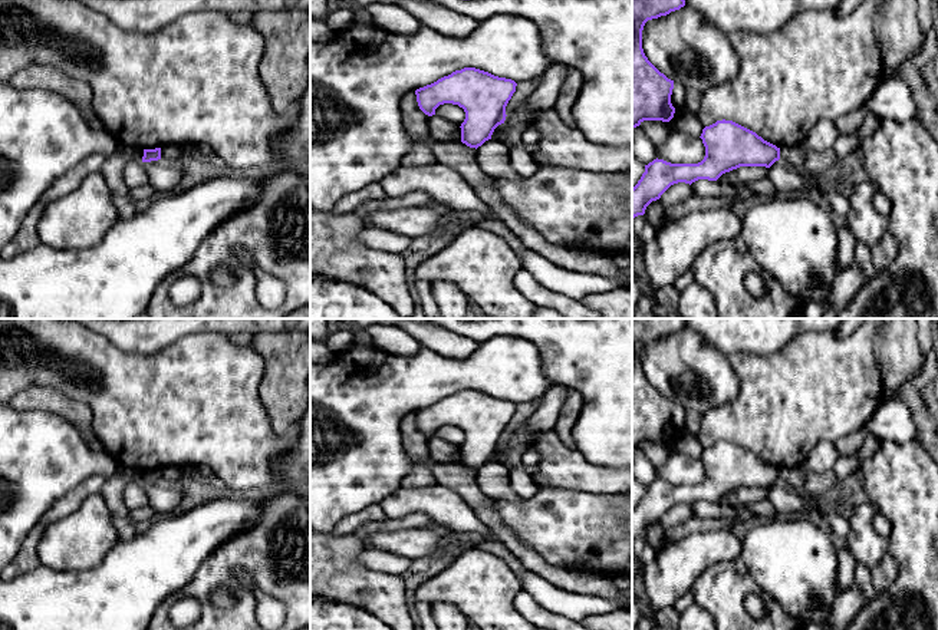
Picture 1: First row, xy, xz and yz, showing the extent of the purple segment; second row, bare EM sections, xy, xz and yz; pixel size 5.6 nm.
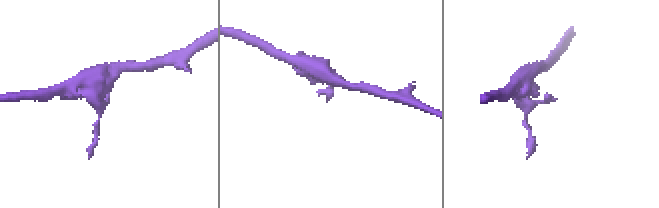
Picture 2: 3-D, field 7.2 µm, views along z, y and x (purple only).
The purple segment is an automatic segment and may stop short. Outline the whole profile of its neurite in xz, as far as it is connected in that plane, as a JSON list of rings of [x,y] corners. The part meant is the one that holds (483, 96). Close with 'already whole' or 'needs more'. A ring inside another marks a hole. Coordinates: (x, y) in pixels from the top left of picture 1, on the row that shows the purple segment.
[[[464,67],[455,70],[437,82],[415,90],[419,109],[428,115],[435,115],[435,109],[444,103],[458,105],[465,112],[465,119],[461,123],[461,142],[470,148],[478,148],[486,141],[491,139],[494,129],[506,121],[506,106],[516,92],[517,83],[511,79],[498,77],[488,72]]] | already whole

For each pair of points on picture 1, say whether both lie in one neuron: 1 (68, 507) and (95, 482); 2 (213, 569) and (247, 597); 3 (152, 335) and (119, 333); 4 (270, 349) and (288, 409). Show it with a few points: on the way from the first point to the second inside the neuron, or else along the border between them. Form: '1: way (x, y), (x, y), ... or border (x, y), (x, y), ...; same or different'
1: way (75, 500), (88, 487); same
2: way (229, 563), (244, 563), (256, 574), (256, 581); same
3: way (144, 333), (128, 333); same
4: way (285, 363), (285, 395); same

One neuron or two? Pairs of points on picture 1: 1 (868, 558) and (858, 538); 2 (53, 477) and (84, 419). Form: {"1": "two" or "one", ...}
{"1": "one", "2": "two"}

